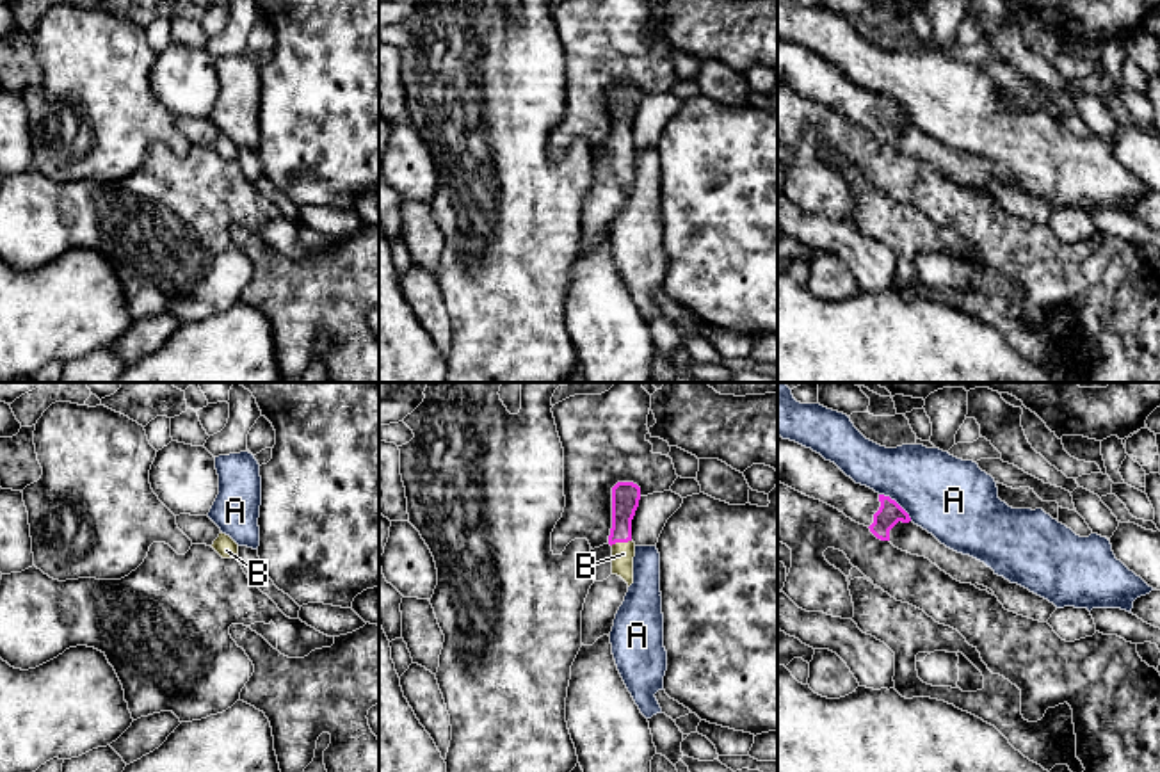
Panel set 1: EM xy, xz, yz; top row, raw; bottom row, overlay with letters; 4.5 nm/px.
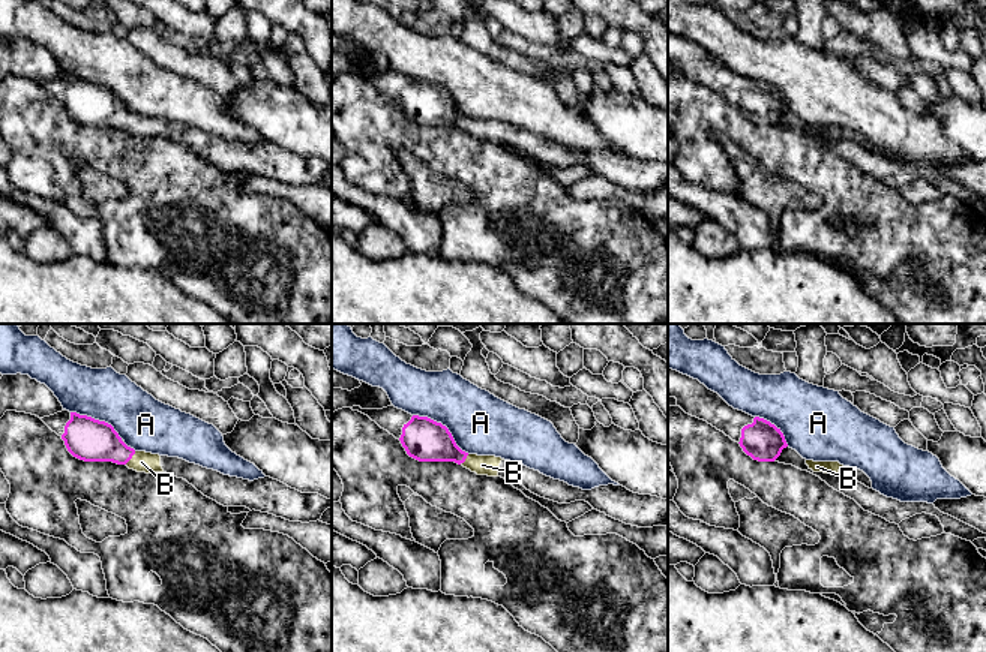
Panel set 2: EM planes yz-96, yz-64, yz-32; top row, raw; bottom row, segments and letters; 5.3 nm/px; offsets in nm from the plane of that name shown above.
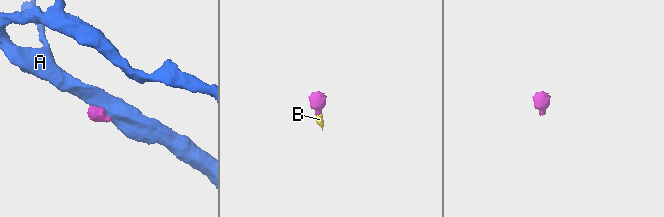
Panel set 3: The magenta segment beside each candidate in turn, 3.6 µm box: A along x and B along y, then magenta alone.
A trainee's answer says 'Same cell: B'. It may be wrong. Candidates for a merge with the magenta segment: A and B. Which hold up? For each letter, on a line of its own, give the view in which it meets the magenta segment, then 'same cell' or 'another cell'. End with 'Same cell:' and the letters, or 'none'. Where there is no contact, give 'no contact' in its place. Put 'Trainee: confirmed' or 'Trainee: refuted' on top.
Trainee: confirmed
A: meets magenta in yz; another cell
B: meets magenta in xz; same cell
Same cell: B

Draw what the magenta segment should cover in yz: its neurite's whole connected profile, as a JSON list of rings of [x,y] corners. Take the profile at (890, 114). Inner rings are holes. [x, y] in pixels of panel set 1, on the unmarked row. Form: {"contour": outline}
{"contour": [[[777,37],[777,84],[838,110],[852,123],[868,128],[881,142],[890,142],[890,132],[898,123],[911,123],[890,98],[856,85],[834,64],[781,37]]]}

